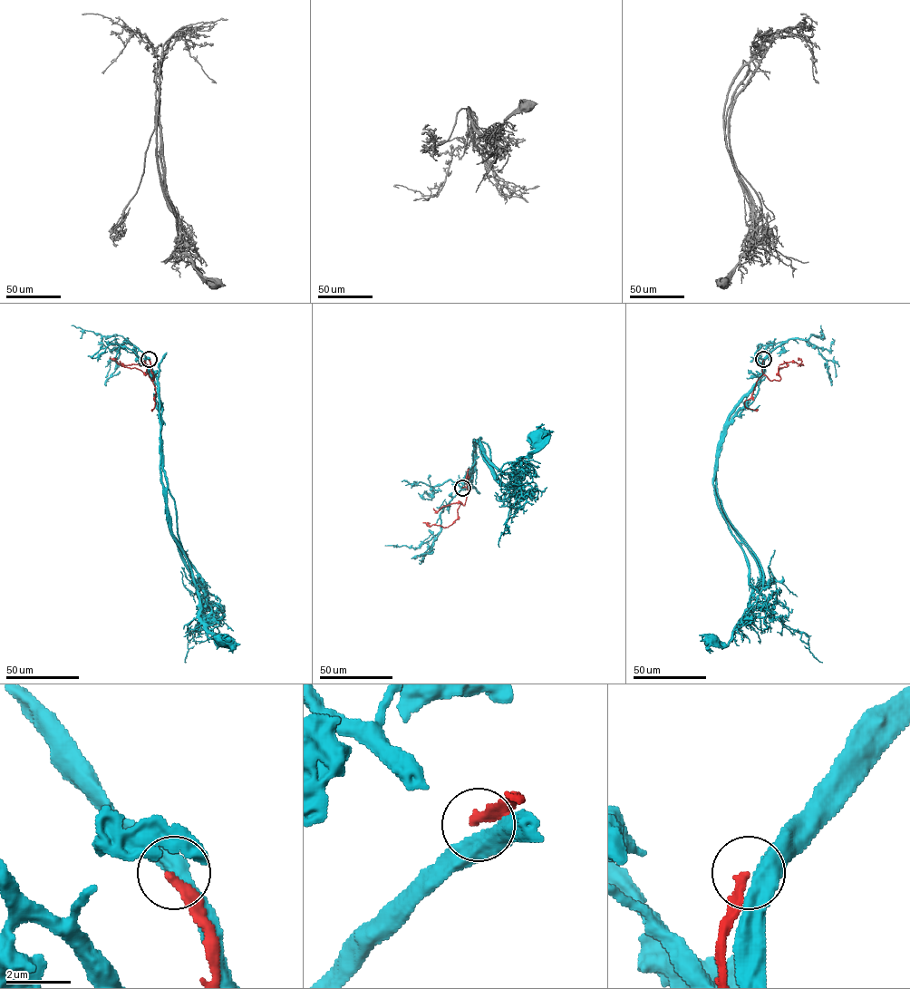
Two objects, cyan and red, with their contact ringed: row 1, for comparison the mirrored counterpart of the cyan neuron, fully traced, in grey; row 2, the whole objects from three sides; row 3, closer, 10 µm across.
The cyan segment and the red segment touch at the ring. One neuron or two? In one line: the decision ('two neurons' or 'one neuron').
two neurons

